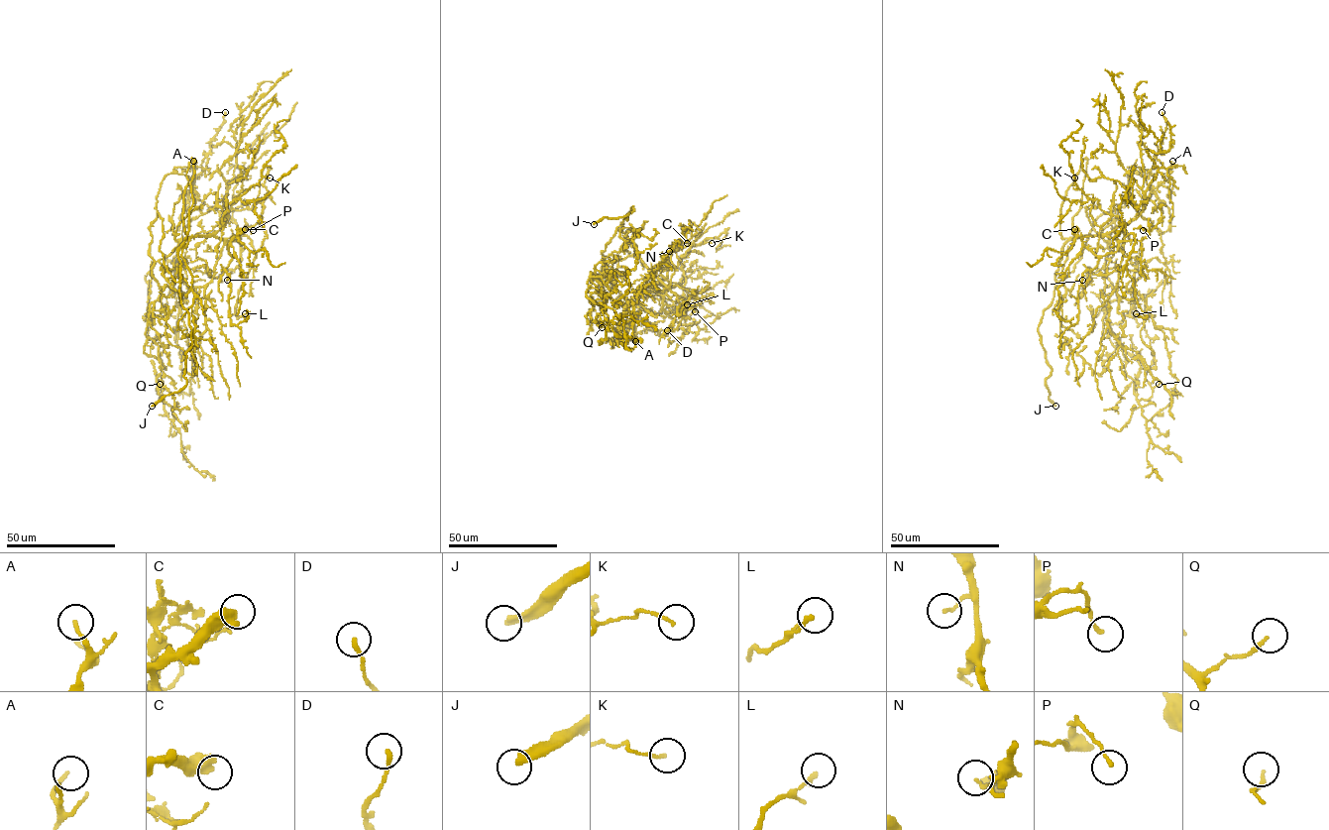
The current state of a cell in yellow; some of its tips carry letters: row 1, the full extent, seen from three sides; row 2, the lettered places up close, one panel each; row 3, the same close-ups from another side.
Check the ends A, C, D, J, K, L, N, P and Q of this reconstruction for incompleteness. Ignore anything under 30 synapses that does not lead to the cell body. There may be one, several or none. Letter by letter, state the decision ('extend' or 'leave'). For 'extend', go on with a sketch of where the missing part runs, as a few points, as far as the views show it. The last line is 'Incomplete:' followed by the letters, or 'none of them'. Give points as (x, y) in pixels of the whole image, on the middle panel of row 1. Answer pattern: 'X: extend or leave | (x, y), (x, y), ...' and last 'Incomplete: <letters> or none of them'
A: leave
C: extend | (687, 243), (698, 242), (708, 252), (713, 278), (708, 278), (707, 274)
D: leave
J: extend | (594, 224), (567, 228), (547, 244)
K: leave
L: leave
N: leave
P: leave
Q: leave
Incomplete: C, J

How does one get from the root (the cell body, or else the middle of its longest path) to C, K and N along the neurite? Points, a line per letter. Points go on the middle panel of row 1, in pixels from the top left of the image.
C: (602, 255), (622, 223), (619, 230), (641, 261), (668, 287), (674, 270), (671, 253), (682, 241), (687, 243)
K: (602, 255), (622, 223), (619, 230), (641, 261), (668, 289), (668, 269), (676, 267), (692, 247), (712, 243)
N: (602, 255), (622, 223), (619, 230), (641, 261), (668, 287), (674, 270), (667, 261), (669, 251)

